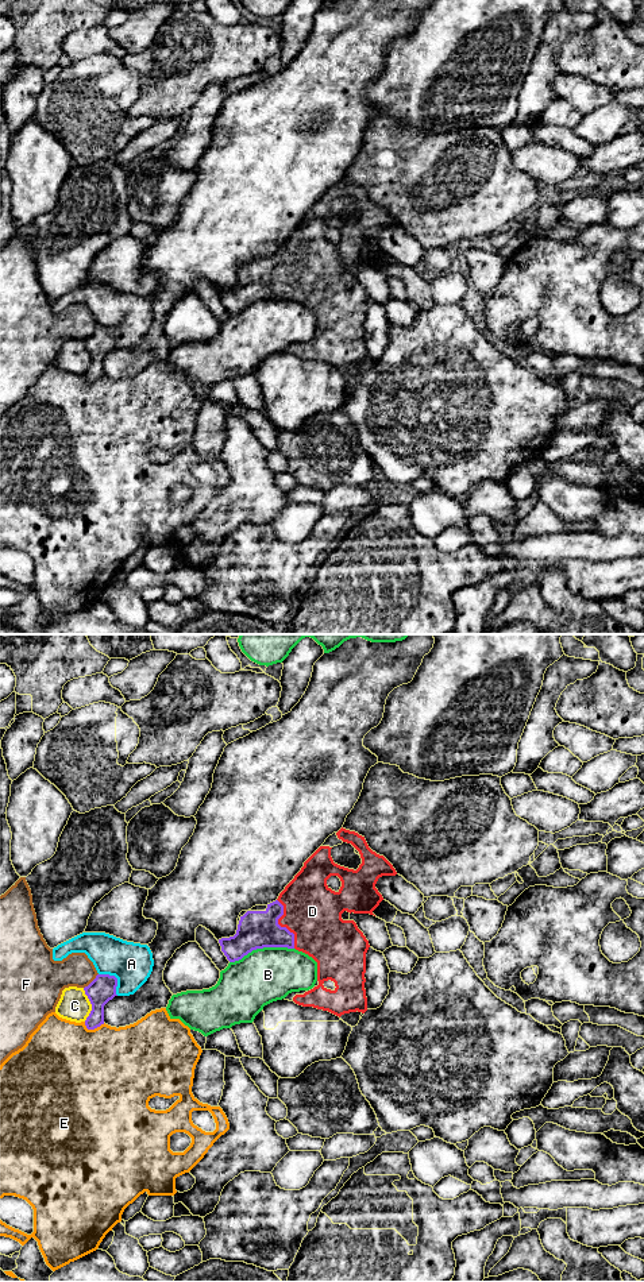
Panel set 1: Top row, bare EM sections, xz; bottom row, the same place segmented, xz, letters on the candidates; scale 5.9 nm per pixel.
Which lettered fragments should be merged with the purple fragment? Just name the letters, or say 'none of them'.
D

